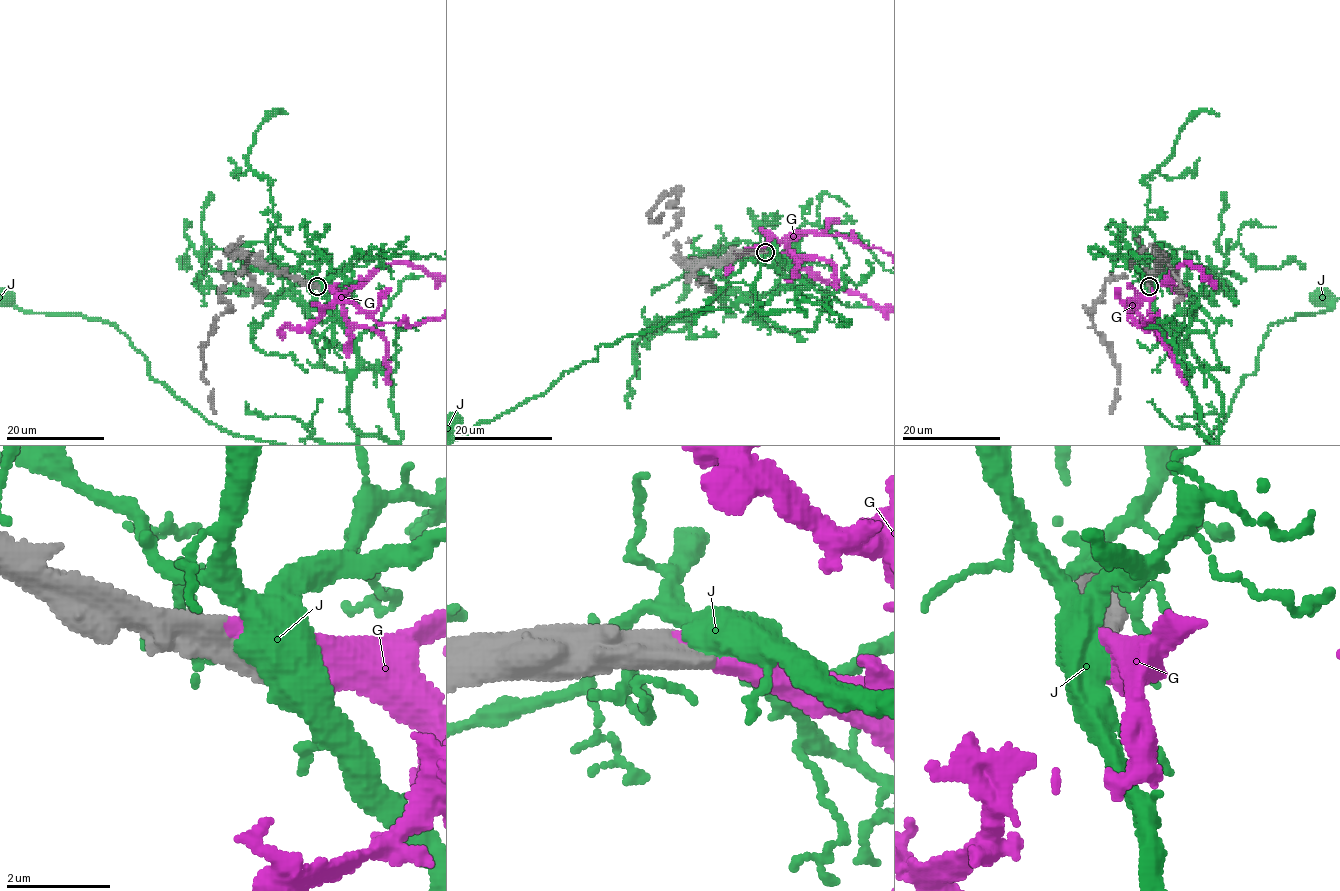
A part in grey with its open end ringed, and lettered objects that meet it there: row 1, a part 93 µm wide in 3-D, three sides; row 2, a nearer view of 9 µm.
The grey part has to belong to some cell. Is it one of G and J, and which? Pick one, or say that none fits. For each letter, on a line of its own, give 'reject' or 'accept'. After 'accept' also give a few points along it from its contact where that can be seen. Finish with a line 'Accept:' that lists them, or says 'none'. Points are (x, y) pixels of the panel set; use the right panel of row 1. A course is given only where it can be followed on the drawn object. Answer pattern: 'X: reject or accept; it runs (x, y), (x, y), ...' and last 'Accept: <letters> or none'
G: accept
J: reject
Accept: G

